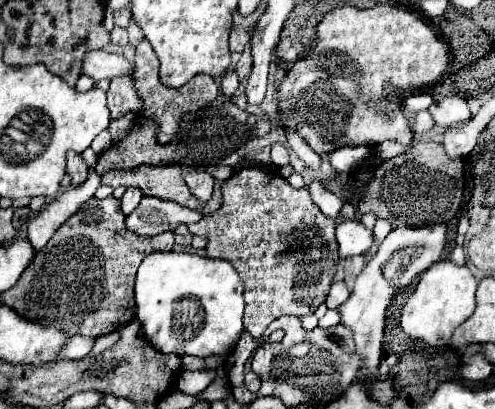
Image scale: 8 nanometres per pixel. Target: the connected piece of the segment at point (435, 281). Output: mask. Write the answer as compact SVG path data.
M440 260L420 274L418 284L406 298L400 314L400 328L414 340L424 340L430 346L444 346L450 342L452 330L472 316L476 310L476 278L470 268L458 266L452 260Z

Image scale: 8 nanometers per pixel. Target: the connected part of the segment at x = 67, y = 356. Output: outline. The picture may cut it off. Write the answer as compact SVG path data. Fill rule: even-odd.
M74 334L66 340L66 346L62 346L62 350L58 352L58 358L60 360L82 360L90 352L92 344L94 344L94 338Z

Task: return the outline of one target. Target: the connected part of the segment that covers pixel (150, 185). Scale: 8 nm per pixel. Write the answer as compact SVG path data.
M223 164L206 167L205 170L212 174L216 180L216 188L214 188L212 198L210 198L208 202L202 202L202 200L198 200L198 198L190 192L190 188L186 186L186 182L184 182L184 178L182 178L182 169L180 165L172 165L138 166L138 170L110 170L110 172L102 174L102 184L108 184L108 186L112 186L112 188L116 188L116 186L136 186L136 188L140 188L140 190L144 192L144 196L154 196L154 198L160 198L160 200L174 200L174 202L178 202L180 206L192 208L192 210L196 210L196 212L200 212L200 214L212 214L212 212L216 212L216 210L220 208L220 204L222 204L220 186L222 186L222 182L224 182L226 178L232 176L234 170L232 170L230 166Z

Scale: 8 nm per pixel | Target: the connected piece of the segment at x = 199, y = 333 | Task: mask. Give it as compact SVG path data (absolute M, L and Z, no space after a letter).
M154 252L148 254L136 274L136 318L142 324L146 340L164 354L192 354L206 358L210 354L230 354L242 334L244 286L228 260L206 258L190 252Z

